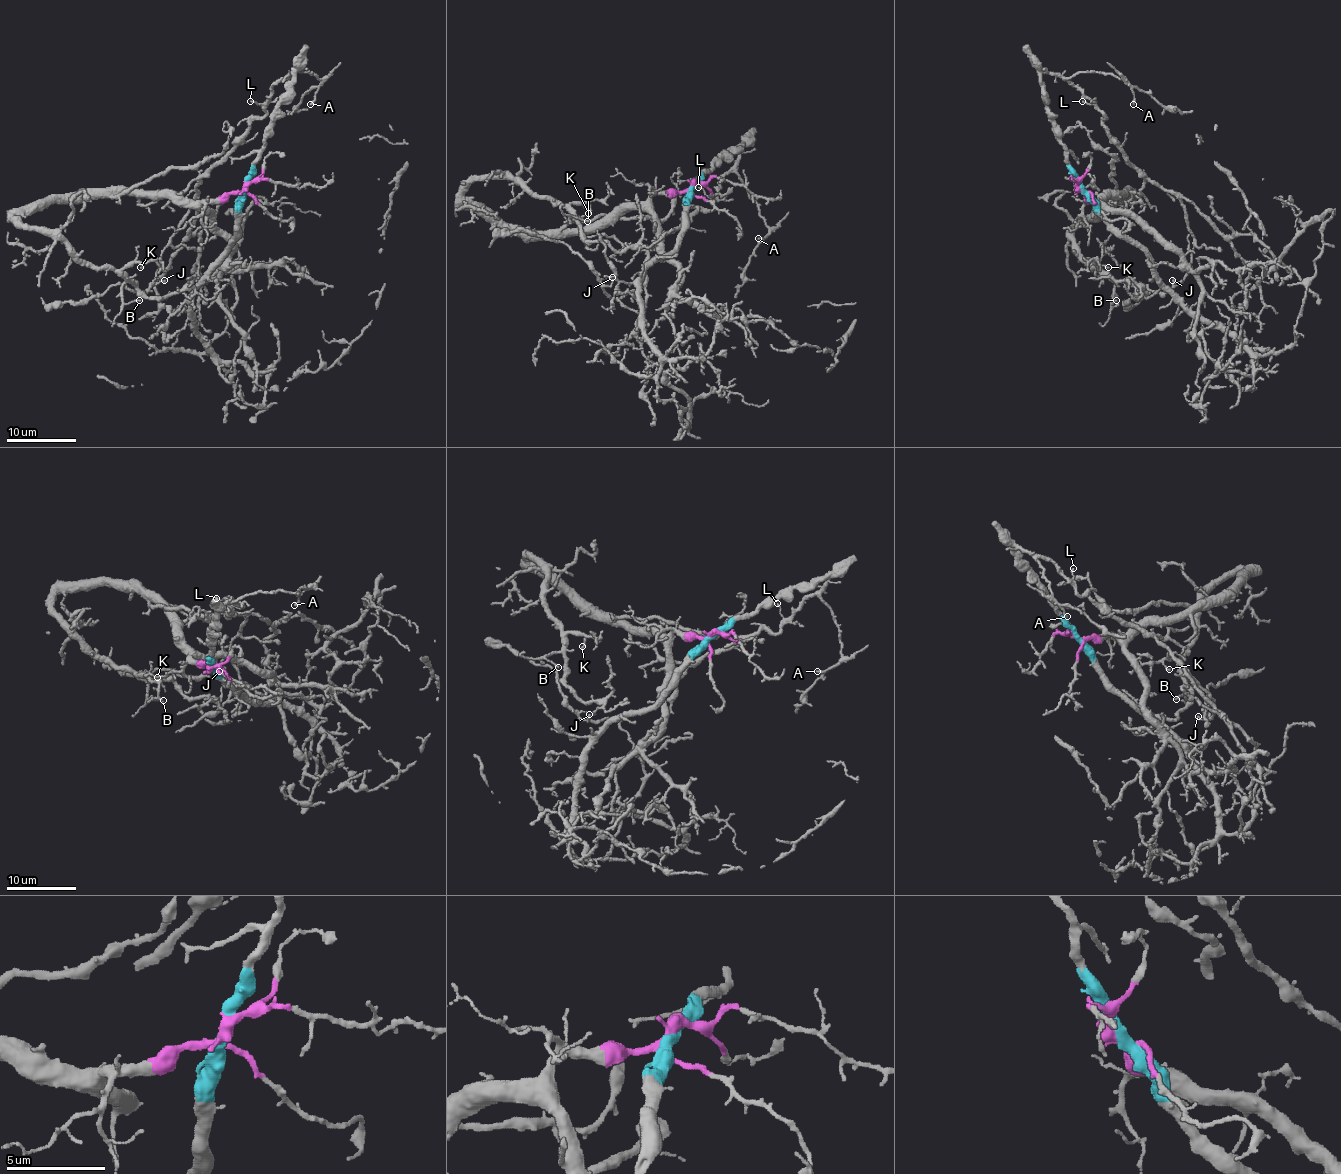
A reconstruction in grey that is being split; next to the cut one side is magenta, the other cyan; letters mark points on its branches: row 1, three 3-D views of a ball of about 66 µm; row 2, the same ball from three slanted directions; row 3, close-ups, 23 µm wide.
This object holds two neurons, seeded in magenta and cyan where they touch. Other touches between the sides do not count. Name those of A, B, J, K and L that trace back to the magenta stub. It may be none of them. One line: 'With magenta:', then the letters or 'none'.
With magenta: B, K

